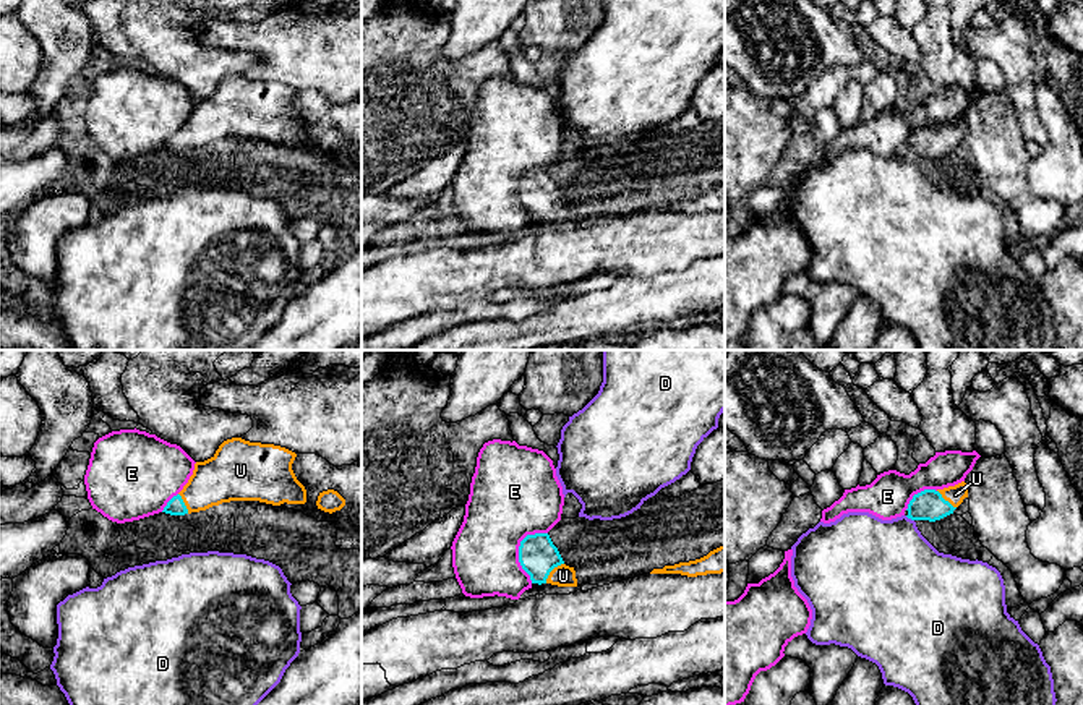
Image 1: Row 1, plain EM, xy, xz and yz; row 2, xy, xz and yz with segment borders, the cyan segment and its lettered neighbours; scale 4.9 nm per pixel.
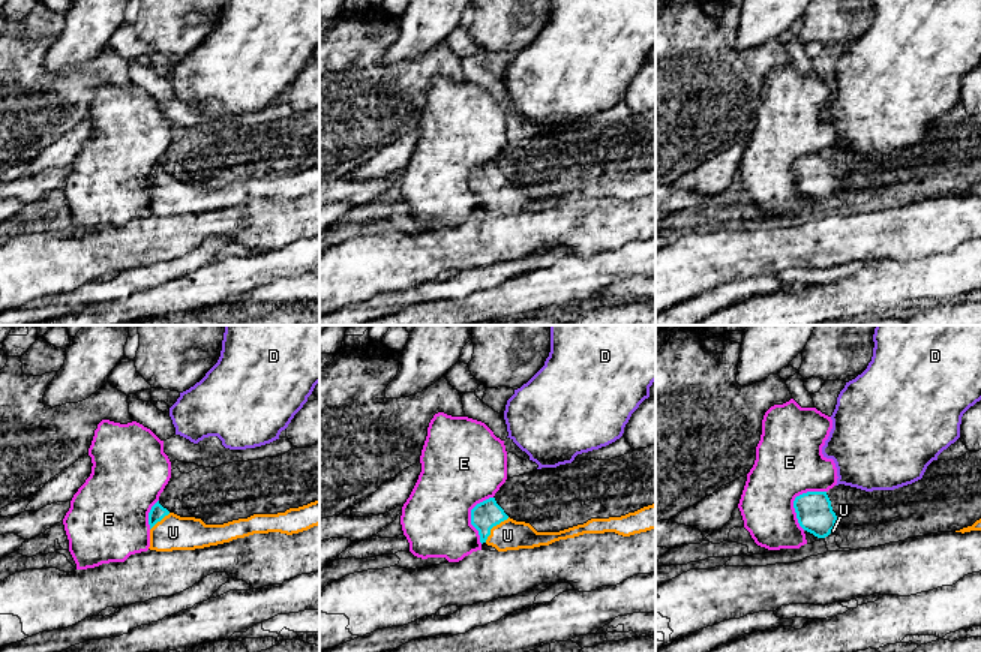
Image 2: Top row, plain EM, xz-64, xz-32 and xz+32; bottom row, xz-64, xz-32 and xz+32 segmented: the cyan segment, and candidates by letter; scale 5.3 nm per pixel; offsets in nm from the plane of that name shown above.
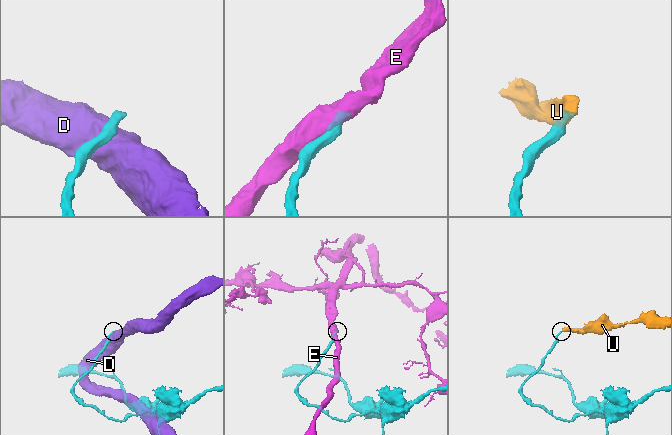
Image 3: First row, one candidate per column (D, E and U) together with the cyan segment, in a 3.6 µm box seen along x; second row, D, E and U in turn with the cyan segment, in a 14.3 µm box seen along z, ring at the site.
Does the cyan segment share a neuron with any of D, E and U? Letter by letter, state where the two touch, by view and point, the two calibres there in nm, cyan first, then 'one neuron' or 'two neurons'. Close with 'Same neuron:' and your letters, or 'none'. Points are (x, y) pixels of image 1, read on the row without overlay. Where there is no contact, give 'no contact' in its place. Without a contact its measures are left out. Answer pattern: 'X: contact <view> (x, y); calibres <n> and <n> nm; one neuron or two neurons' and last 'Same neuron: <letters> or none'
D: contact yz (910, 154); calibres 150 and 440 nm; two neurons
E: contact xz (519, 187); calibres 190 and 380 nm; two neurons
U: contact xz (552, 206); calibres 190 and 110 nm; one neuron
Same neuron: U

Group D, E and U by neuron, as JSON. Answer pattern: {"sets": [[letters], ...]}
{"sets": [["D"], ["E"], ["U"]]}

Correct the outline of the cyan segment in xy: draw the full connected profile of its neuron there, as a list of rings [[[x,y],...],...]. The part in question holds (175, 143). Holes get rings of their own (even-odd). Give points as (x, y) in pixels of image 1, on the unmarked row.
[[[227,76],[211,96],[195,100],[188,120],[162,149],[185,152],[230,138],[305,141],[306,126],[292,107],[295,94],[280,83]]]

